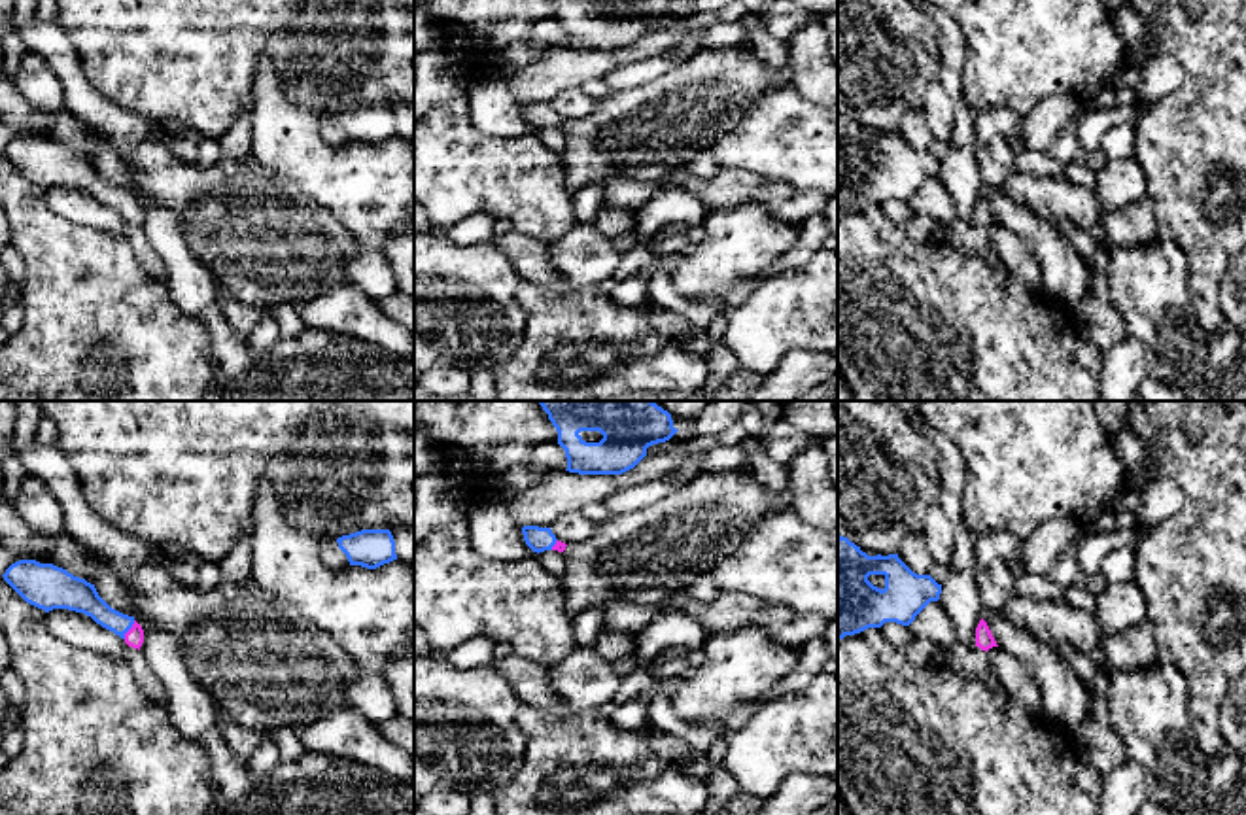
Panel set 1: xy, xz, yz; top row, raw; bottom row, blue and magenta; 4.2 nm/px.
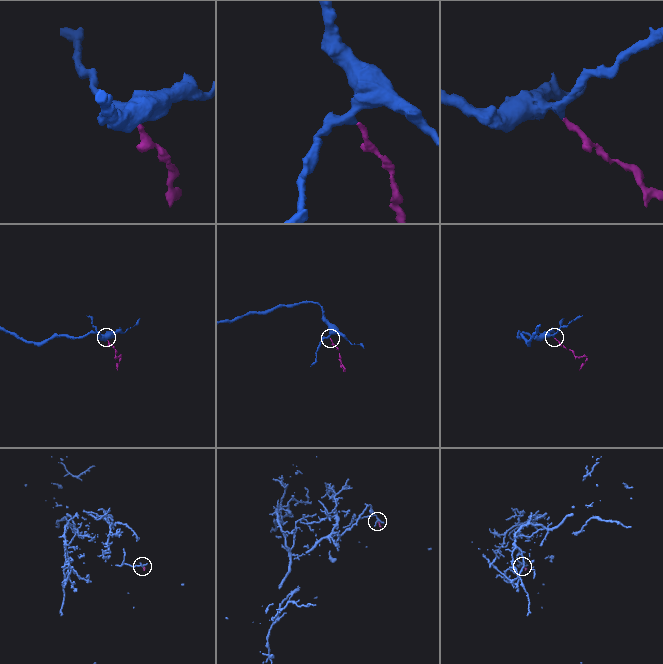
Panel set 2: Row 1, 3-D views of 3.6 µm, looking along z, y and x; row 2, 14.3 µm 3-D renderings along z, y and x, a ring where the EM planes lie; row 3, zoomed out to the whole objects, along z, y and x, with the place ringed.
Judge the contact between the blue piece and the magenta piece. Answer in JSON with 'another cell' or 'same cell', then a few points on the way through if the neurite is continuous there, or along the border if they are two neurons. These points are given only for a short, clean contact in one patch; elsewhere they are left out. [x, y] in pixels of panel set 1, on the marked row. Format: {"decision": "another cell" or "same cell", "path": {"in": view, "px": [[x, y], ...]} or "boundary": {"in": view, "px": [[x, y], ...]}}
{"decision": "same cell", "path": {"in": "xy", "px": [[80, 596], [106, 617], [129, 628], [135, 636]]}}

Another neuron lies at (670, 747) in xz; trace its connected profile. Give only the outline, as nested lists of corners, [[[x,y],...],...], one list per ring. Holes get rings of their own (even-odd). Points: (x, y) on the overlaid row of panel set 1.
[[[650,722],[643,728],[650,737],[650,747],[658,758],[667,760],[700,781],[709,781],[713,766],[707,753],[694,749],[684,739],[656,730]]]

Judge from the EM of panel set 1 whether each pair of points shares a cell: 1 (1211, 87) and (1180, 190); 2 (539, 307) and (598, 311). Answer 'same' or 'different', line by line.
1: same
2: same

